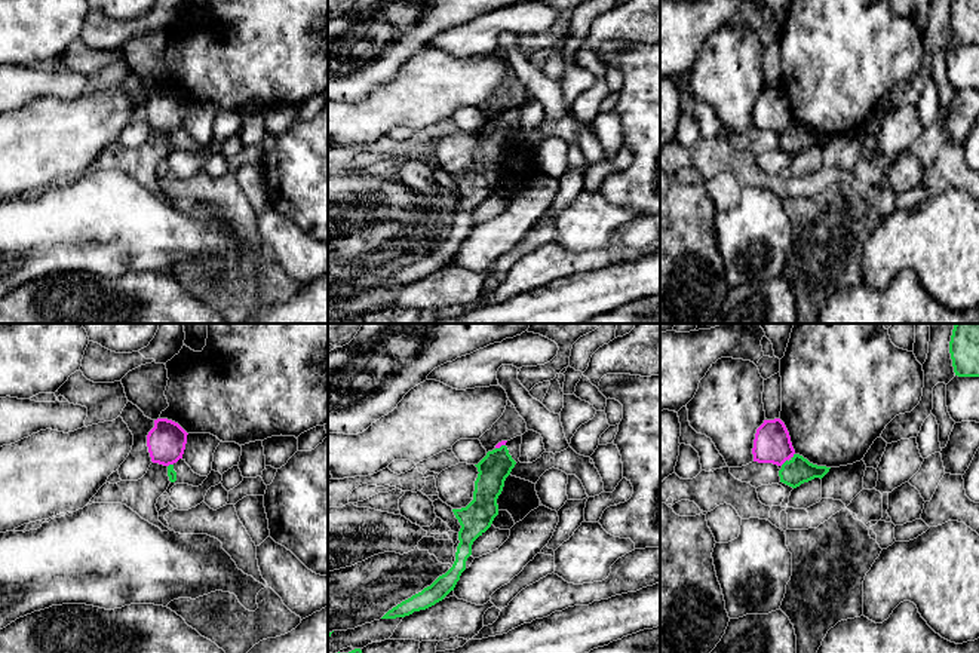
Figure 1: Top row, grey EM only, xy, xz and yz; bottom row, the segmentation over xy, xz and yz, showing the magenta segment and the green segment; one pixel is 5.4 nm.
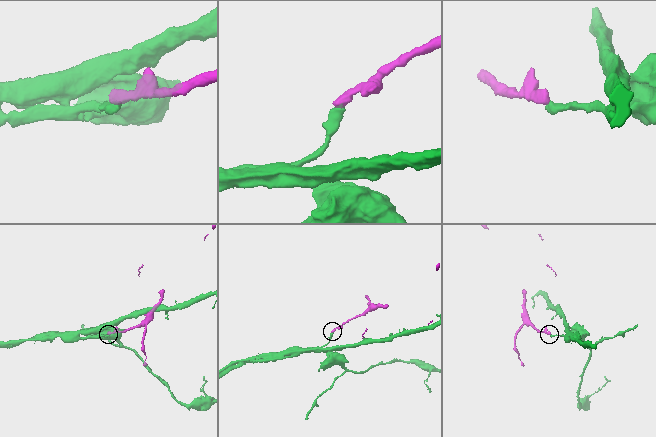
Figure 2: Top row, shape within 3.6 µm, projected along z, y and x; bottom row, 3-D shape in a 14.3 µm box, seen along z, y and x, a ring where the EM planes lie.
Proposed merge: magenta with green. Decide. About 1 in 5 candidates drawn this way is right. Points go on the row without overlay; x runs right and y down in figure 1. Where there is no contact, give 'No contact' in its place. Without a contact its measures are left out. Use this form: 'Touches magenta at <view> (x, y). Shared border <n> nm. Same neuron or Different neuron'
Touches magenta at yz (783, 129). Shared border 50 nm. Different neuron

